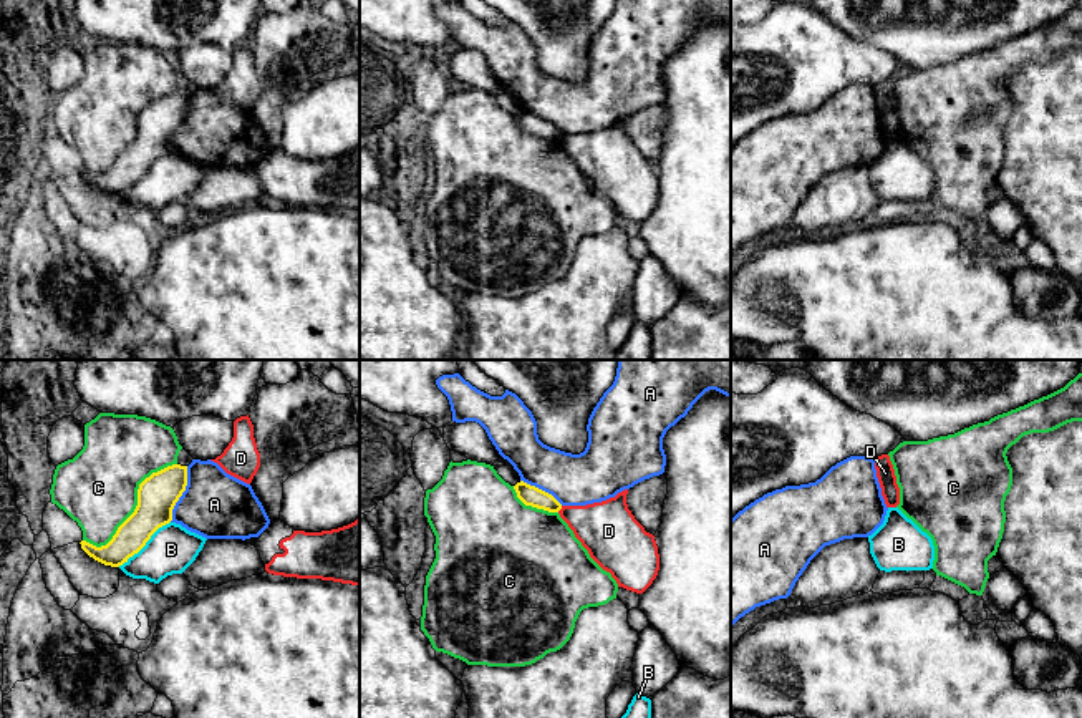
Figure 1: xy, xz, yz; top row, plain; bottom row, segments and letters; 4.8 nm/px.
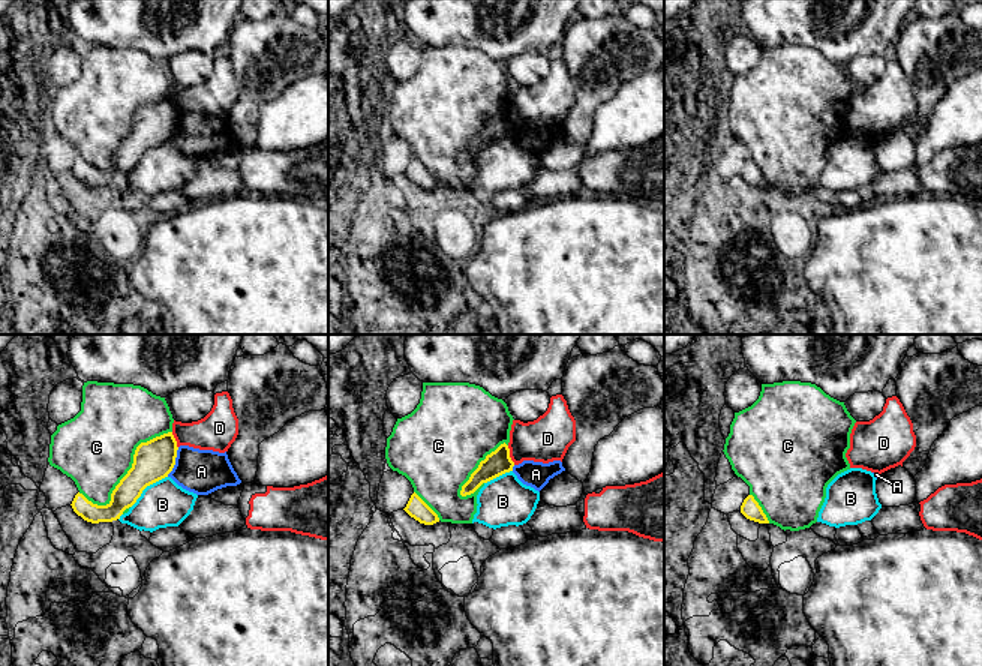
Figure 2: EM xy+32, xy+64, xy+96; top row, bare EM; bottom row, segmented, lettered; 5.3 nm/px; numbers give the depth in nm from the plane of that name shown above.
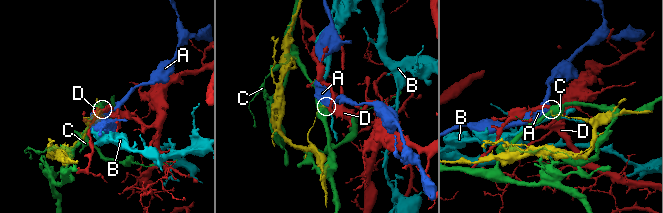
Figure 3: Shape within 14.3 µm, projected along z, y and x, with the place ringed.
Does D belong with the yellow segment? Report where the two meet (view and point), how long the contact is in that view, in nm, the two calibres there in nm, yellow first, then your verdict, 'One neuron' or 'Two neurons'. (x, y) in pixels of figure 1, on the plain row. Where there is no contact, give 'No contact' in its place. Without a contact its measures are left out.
Touches yellow at xz (559, 138). Shared border 40 nm. Thickness 100 nm (yellow) against 280 nm. Two neurons

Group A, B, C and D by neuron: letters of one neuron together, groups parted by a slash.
A / B / C / D

